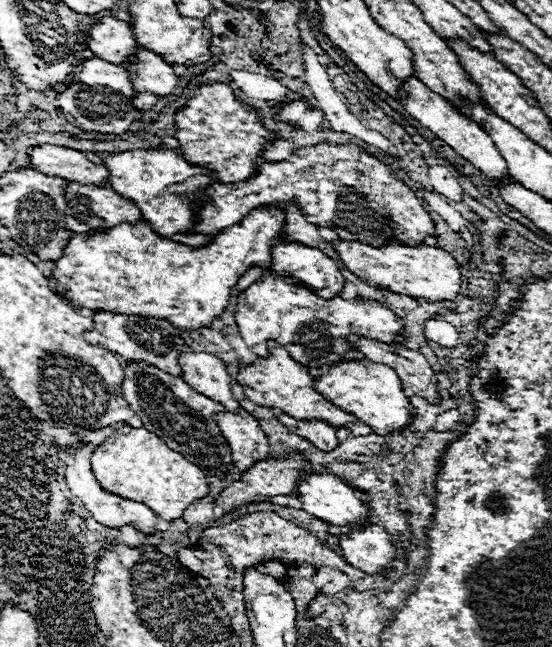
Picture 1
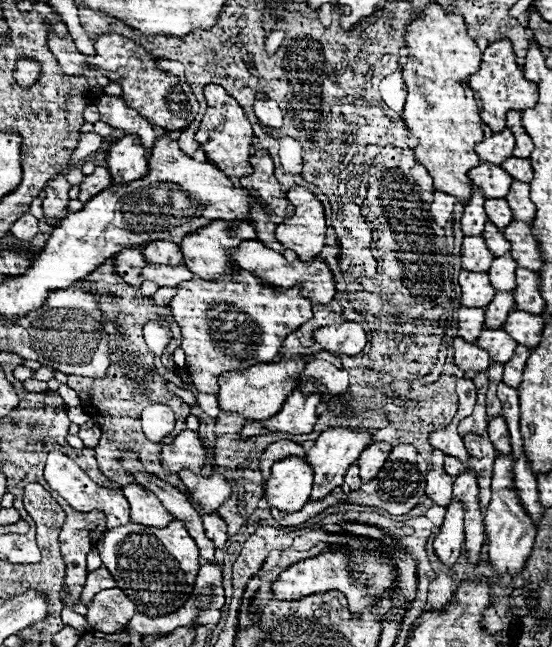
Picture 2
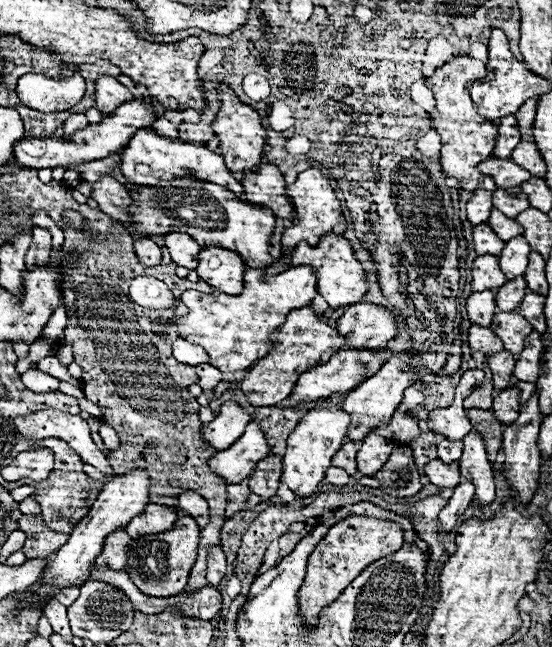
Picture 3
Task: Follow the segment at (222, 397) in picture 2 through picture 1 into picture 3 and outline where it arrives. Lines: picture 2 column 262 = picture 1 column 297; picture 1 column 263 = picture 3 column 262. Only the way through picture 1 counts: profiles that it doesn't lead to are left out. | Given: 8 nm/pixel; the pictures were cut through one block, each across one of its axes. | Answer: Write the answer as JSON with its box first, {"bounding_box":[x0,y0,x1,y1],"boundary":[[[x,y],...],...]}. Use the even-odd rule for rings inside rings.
{"bounding_box":[238,304,346,406],"boundary":[[[312,304],[292,310],[284,324],[280,326],[280,334],[276,340],[276,346],[270,354],[260,358],[246,376],[238,382],[240,390],[246,394],[248,402],[252,406],[260,404],[280,404],[292,394],[292,388],[298,382],[298,376],[306,372],[312,366],[324,364],[330,360],[332,354],[336,354],[346,344],[346,338],[338,334],[338,330],[322,316],[312,310]]]}

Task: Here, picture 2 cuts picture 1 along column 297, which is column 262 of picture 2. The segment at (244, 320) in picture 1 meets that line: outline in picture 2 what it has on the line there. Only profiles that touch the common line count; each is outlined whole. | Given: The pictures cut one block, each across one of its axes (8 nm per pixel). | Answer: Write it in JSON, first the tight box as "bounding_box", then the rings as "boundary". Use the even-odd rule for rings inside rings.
{"bounding_box":[170,270,312,394],"boundary":[[[244,270],[234,280],[208,282],[194,276],[180,284],[170,306],[182,330],[186,368],[198,390],[208,394],[218,394],[220,374],[274,360],[286,336],[312,318],[312,302],[302,296],[300,284],[288,290],[266,286]]]}

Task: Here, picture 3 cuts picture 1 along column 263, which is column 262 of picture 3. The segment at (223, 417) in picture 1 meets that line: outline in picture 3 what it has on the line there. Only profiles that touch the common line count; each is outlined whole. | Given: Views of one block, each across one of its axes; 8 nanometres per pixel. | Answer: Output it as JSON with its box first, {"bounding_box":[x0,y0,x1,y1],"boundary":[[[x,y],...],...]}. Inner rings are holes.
{"bounding_box":[208,422,272,484],"boundary":[[[250,422],[246,432],[228,450],[222,450],[212,460],[208,460],[208,464],[212,464],[212,468],[224,476],[226,484],[240,484],[266,456],[272,456],[272,448],[266,444],[260,424]]]}

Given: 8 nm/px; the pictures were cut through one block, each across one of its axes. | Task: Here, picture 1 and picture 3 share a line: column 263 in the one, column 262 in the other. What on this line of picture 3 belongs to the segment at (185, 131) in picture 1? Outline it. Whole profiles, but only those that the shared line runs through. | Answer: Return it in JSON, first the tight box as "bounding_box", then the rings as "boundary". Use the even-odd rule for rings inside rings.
{"bounding_box":[212,84,268,180],"boundary":[[[220,84],[218,88],[218,94],[220,94],[220,100],[222,100],[222,106],[220,106],[220,112],[212,124],[216,136],[220,138],[220,146],[218,146],[218,152],[224,156],[224,162],[226,162],[226,168],[238,178],[242,180],[244,178],[244,172],[246,170],[258,170],[260,162],[262,162],[262,152],[264,152],[264,146],[266,146],[266,136],[268,132],[264,130],[264,126],[260,124],[260,116],[258,112],[244,104],[230,86],[224,86]]]}

